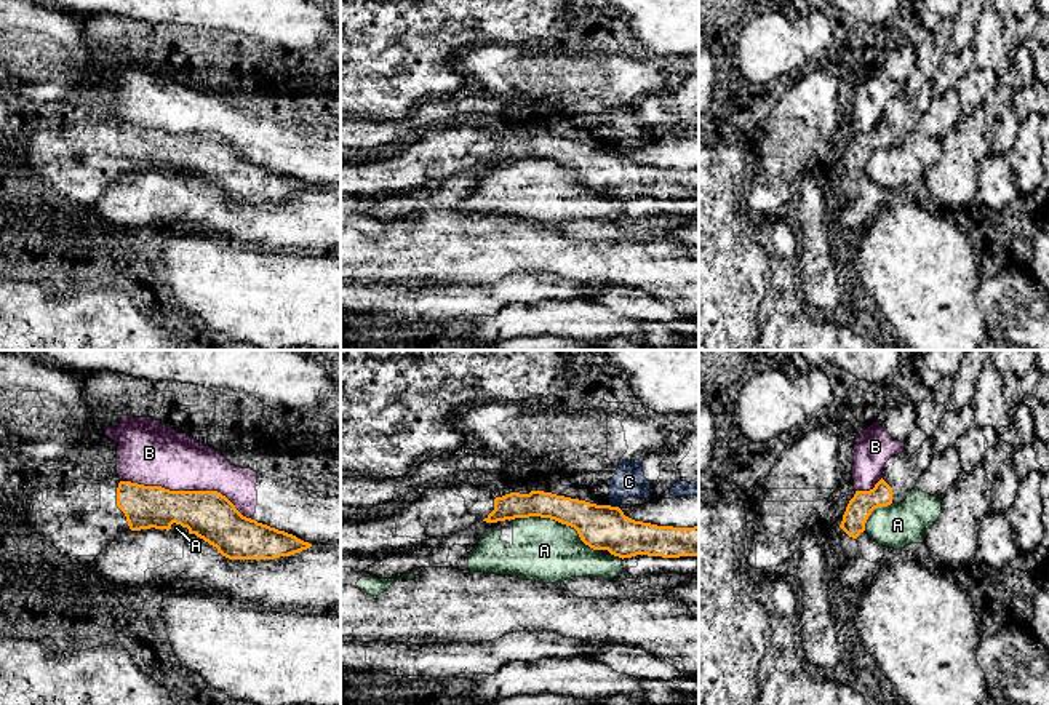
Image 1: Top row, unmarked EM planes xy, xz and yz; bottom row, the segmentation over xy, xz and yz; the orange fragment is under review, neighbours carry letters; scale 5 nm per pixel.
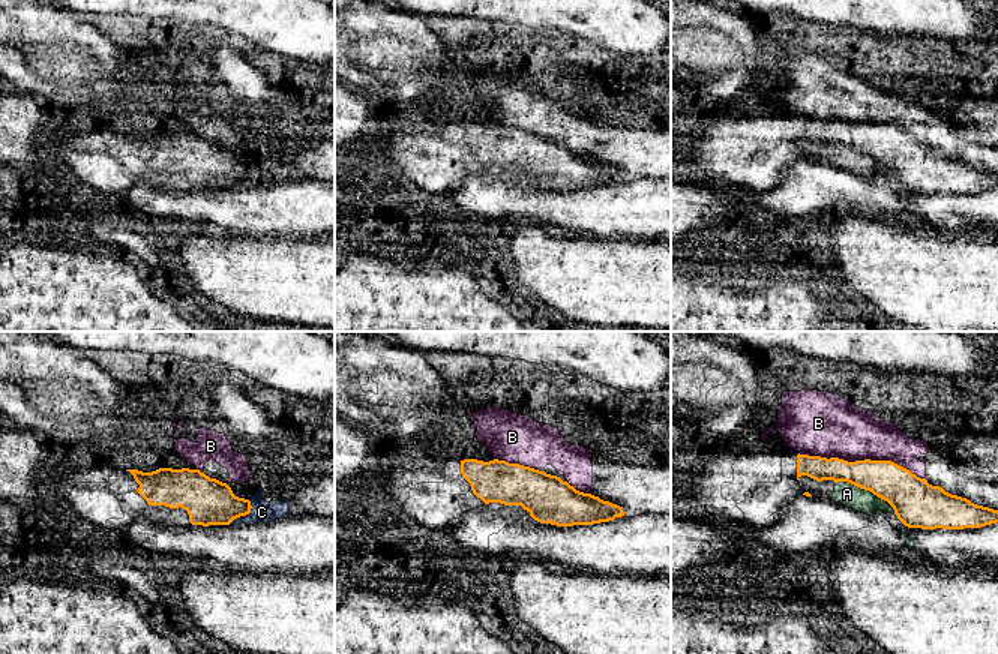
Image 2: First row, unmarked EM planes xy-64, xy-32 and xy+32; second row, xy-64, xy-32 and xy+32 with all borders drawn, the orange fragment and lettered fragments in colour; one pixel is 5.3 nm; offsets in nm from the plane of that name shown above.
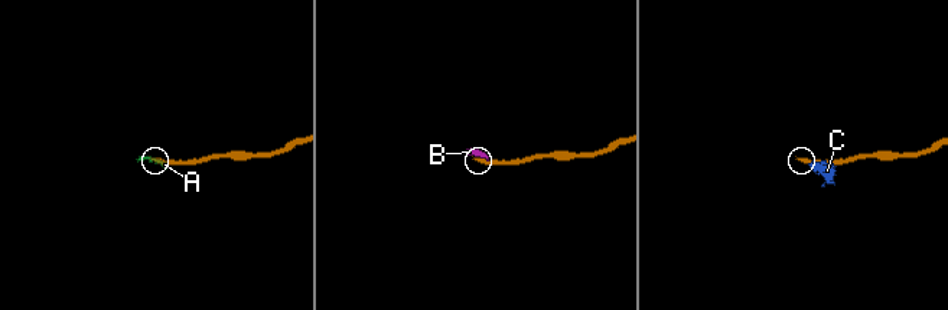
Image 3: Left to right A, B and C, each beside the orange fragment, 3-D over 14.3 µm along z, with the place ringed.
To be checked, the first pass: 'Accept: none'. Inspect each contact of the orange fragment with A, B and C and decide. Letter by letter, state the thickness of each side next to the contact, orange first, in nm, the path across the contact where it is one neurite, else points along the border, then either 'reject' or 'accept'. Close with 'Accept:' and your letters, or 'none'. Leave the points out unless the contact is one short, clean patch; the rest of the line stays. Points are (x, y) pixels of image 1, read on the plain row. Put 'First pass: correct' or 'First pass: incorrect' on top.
First pass: correct
A: calibres 220 and 320 nm; reject
B: calibres 240 and 320 nm; border xy (122, 122), (170, 131), (216, 131), (253, 162); reject
C: calibres 220 and 160 nm; border xz (610, 146), (618, 149); reject
Accept: none

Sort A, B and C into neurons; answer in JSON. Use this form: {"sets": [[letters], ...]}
{"sets": [["A"], ["B"], ["C"]]}

